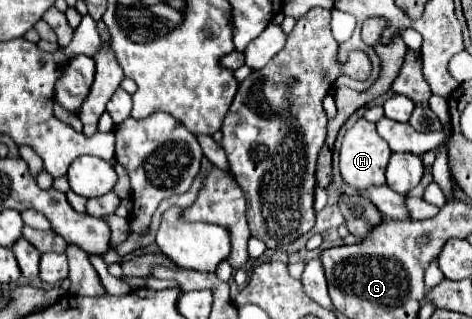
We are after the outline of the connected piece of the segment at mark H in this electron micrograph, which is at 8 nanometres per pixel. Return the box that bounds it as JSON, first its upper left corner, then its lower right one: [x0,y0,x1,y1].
[339,119,391,191]

